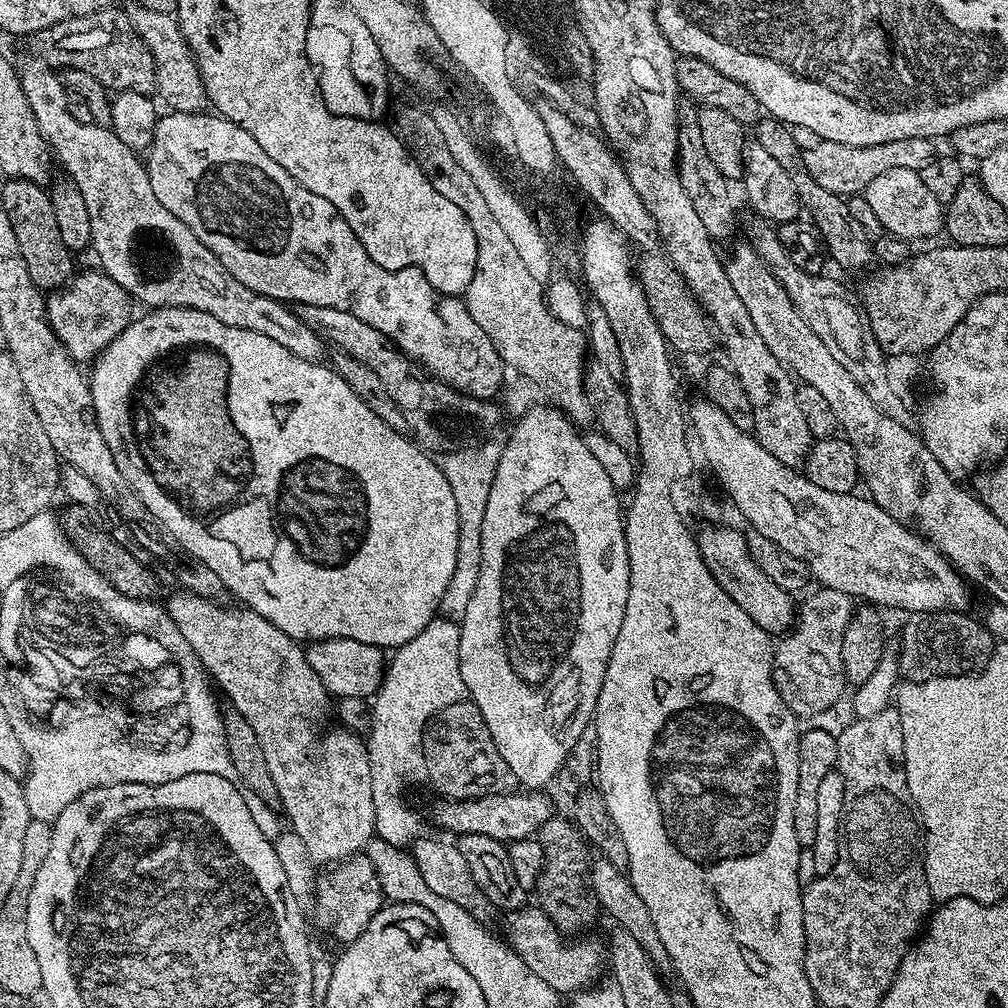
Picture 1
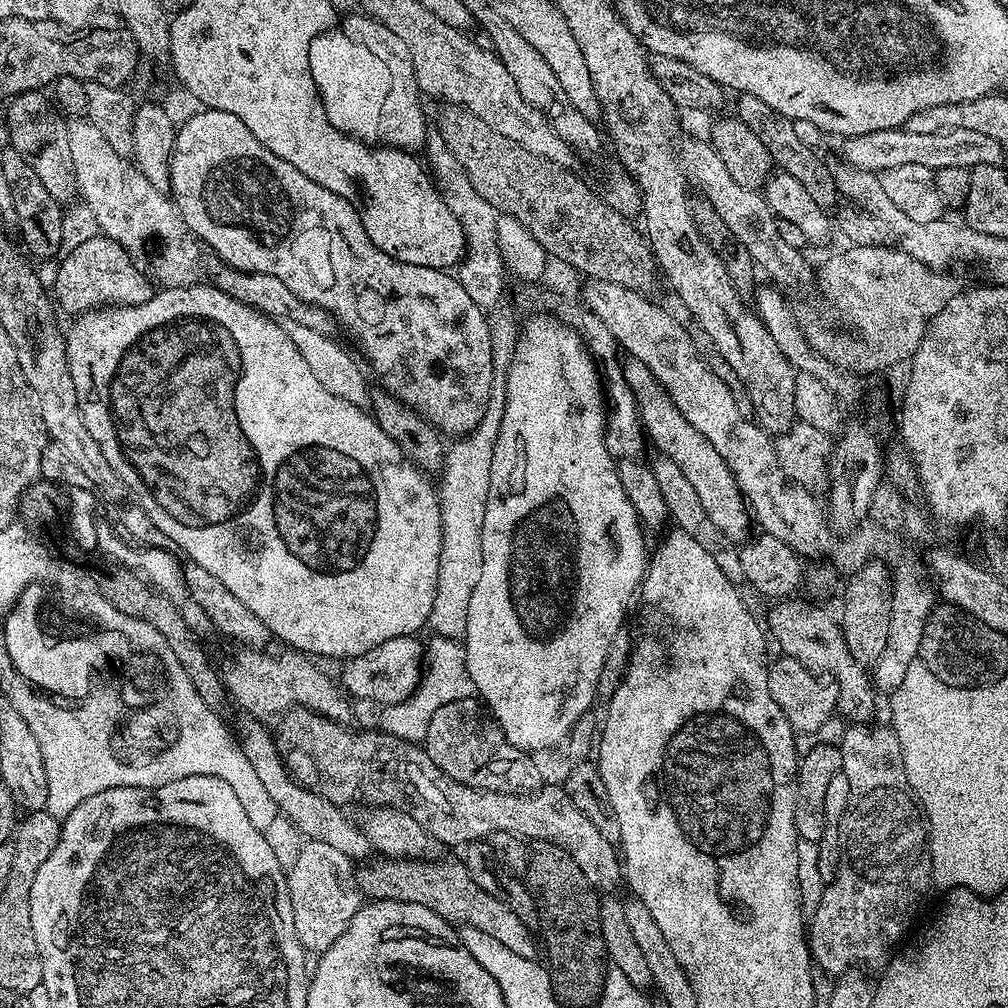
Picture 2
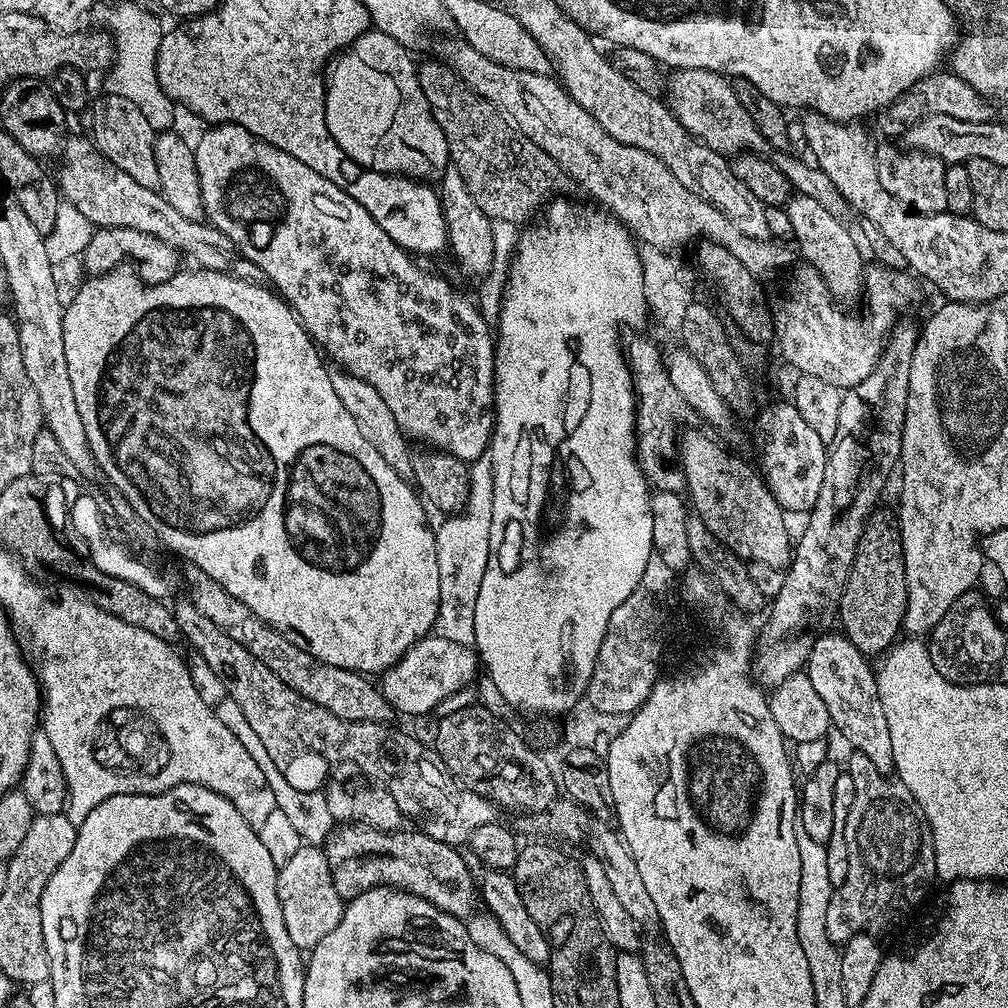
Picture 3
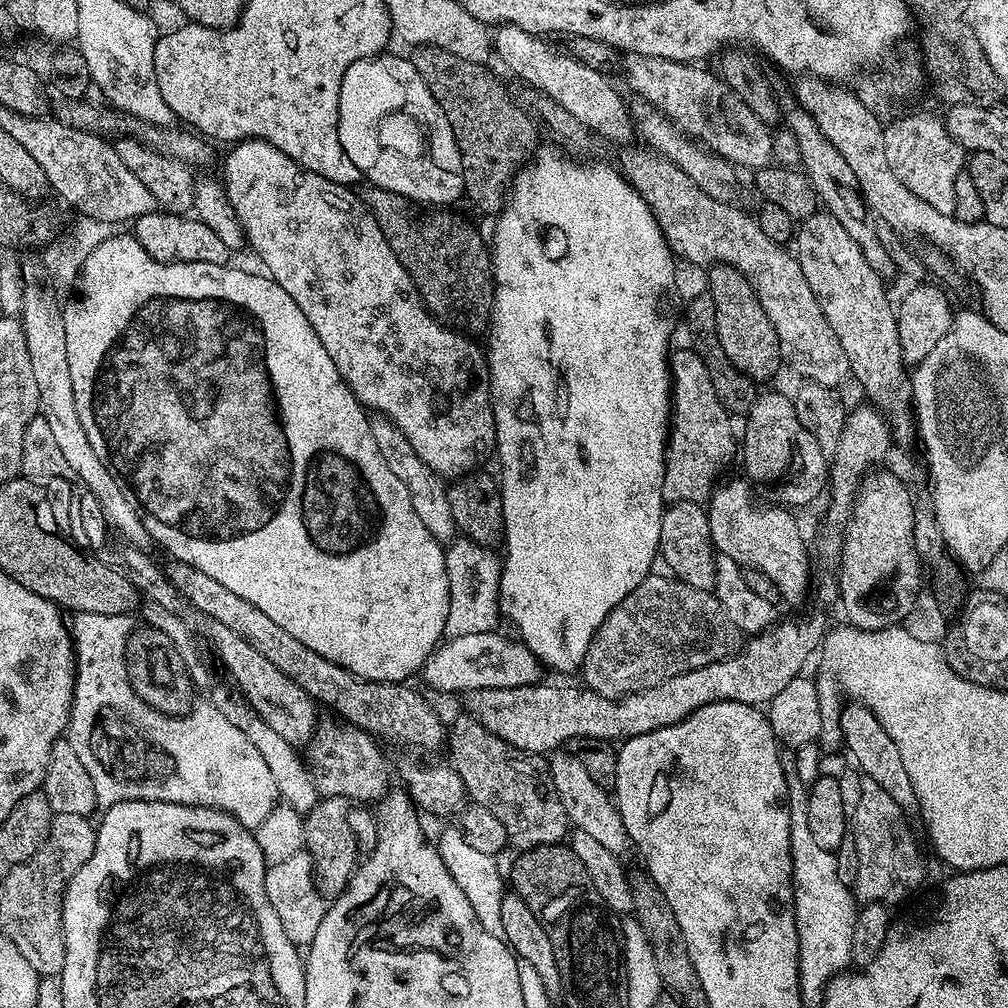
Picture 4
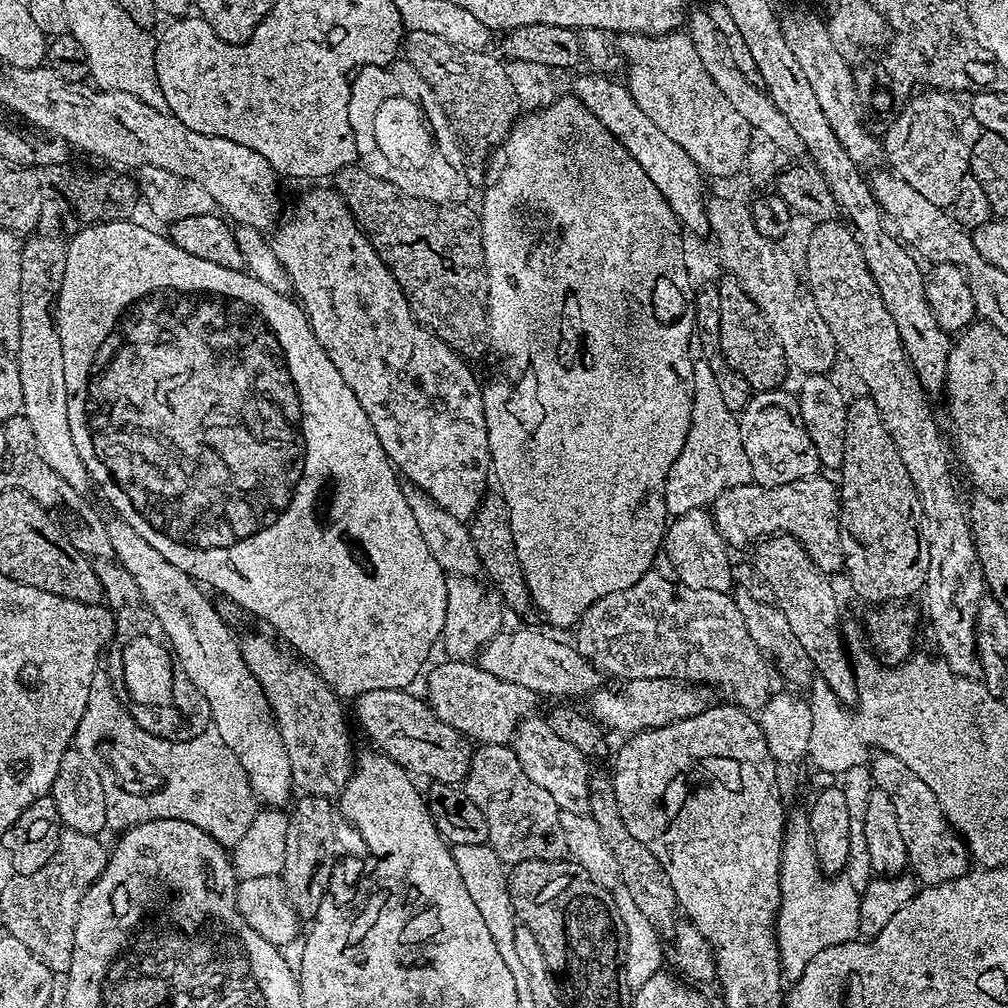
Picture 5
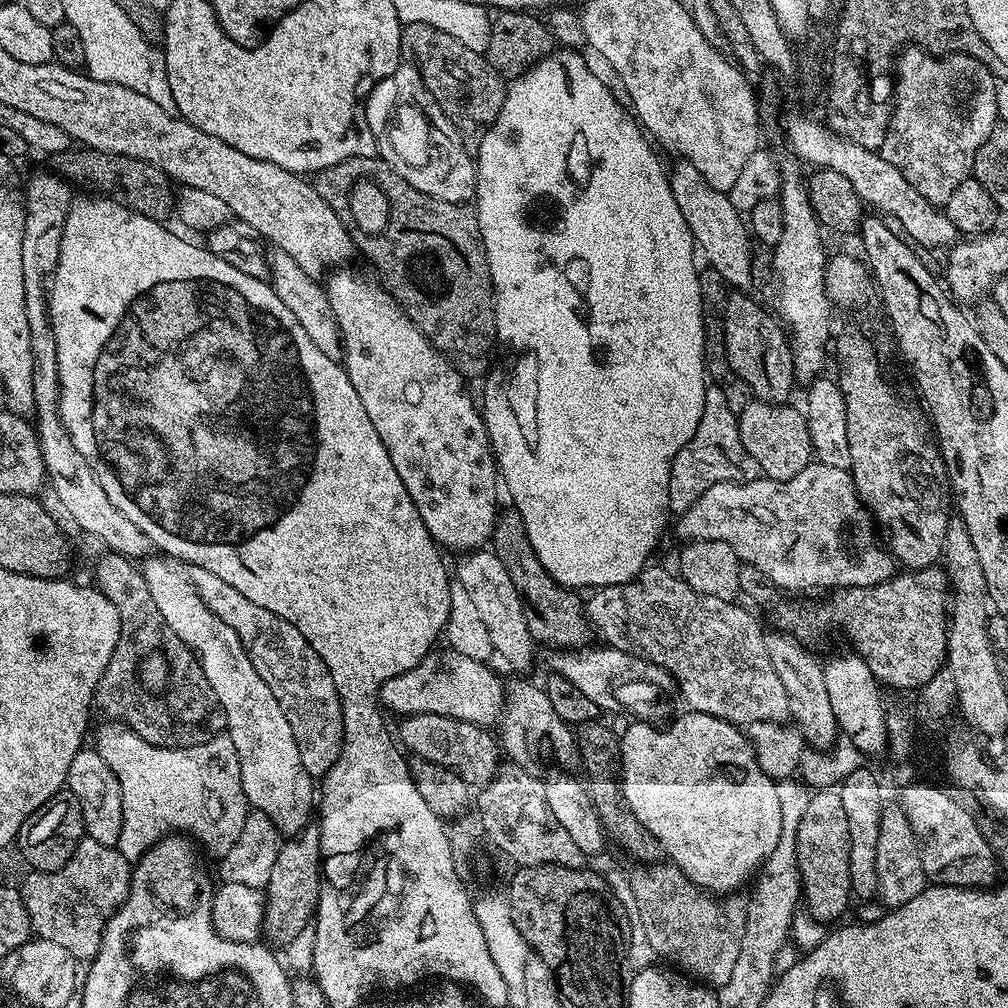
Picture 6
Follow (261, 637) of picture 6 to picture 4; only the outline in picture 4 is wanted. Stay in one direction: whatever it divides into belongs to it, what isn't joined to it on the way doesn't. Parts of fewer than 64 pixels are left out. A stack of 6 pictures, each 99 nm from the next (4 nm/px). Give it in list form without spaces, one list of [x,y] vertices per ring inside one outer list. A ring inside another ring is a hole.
[[[321,723],[306,745],[306,764],[310,769],[313,786],[321,797],[337,796],[349,802],[379,801],[389,791],[390,785],[388,764],[376,746],[377,741],[352,724],[335,723]]]

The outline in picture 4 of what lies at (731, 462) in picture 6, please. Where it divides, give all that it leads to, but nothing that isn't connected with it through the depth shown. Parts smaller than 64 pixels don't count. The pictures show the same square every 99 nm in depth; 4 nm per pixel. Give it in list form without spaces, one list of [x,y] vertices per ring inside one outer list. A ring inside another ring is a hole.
[[[691,347],[680,348],[671,353],[672,407],[674,409],[674,435],[671,437],[670,451],[666,456],[664,469],[664,499],[707,501],[718,478],[716,475],[738,452],[738,436],[732,433],[733,417],[718,402],[714,394],[712,373],[706,362]]]

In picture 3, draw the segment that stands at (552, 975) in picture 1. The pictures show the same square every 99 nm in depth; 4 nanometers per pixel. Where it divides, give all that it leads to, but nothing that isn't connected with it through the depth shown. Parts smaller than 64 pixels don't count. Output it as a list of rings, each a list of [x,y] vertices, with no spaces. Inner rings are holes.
[[[348,822],[337,827],[328,837],[324,853],[334,878],[334,890],[343,900],[358,898],[371,888],[402,888],[404,891],[438,906],[446,914],[467,921],[477,915],[482,901],[478,880],[468,869],[459,847],[443,844],[424,832],[380,832],[367,824]]]

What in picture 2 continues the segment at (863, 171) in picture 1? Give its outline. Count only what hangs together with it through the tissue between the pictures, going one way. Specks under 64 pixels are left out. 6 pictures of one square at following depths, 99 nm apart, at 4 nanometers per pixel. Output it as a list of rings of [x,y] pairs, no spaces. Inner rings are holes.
[[[903,128],[890,130],[874,130],[874,134],[850,136],[843,141],[844,156],[851,167],[877,174],[890,170],[894,166],[926,166],[933,170],[946,166],[962,166],[969,170],[976,164],[1000,164],[1003,161],[1005,149],[994,138],[986,138],[986,134],[977,134],[975,130],[950,130],[949,132],[935,132],[934,134],[913,134]]]

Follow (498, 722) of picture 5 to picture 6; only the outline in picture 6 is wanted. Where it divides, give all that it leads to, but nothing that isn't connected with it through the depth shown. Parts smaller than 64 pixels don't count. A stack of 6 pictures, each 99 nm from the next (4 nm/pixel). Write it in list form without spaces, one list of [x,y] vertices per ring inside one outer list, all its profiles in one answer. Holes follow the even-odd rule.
[[[451,650],[443,651],[429,652],[418,666],[387,680],[380,688],[379,703],[389,713],[397,712],[400,718],[414,714],[438,714],[481,726],[495,725],[504,709],[506,688],[503,681],[500,682],[488,669],[485,661],[466,658]]]

